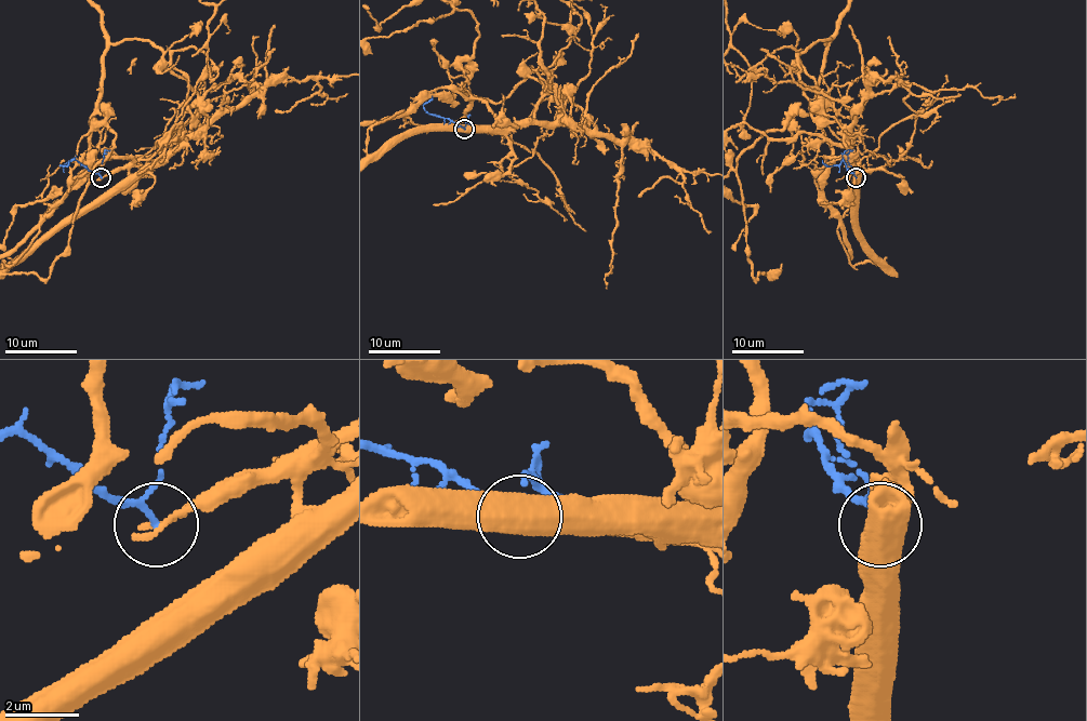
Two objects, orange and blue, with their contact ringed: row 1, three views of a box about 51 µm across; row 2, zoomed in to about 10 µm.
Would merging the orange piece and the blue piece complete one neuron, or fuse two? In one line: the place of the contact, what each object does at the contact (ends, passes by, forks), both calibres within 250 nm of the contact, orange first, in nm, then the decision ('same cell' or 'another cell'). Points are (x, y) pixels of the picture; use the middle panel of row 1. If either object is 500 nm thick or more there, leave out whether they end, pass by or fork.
at (464, 129); orange ends there; blue passes by; 170 nm thick on the orange side, 120 nm on the other; another cell

